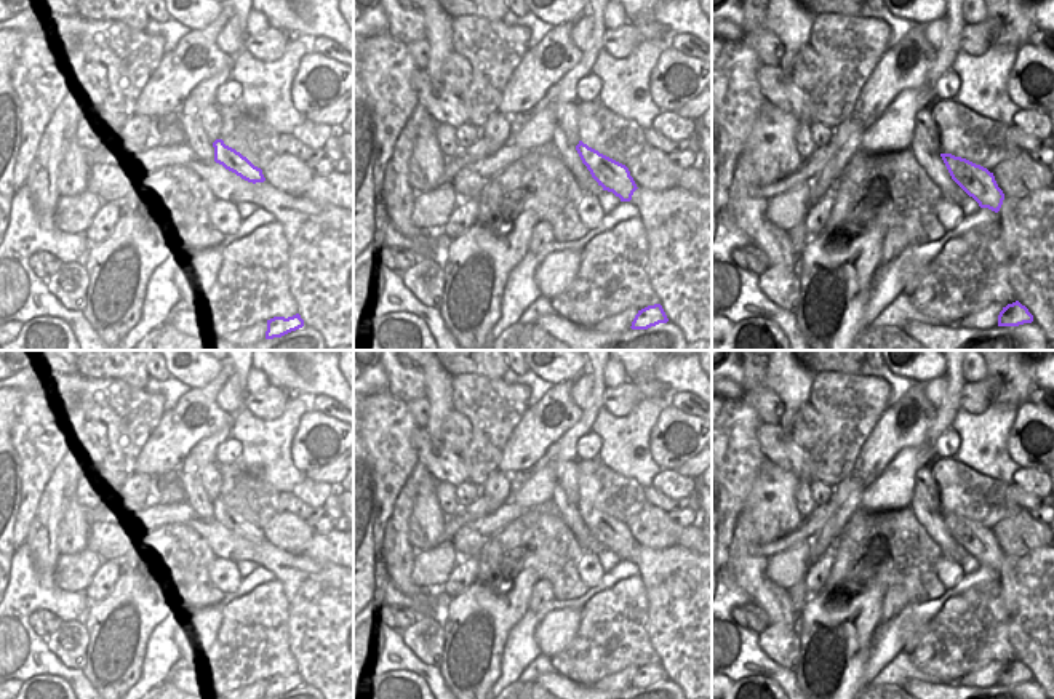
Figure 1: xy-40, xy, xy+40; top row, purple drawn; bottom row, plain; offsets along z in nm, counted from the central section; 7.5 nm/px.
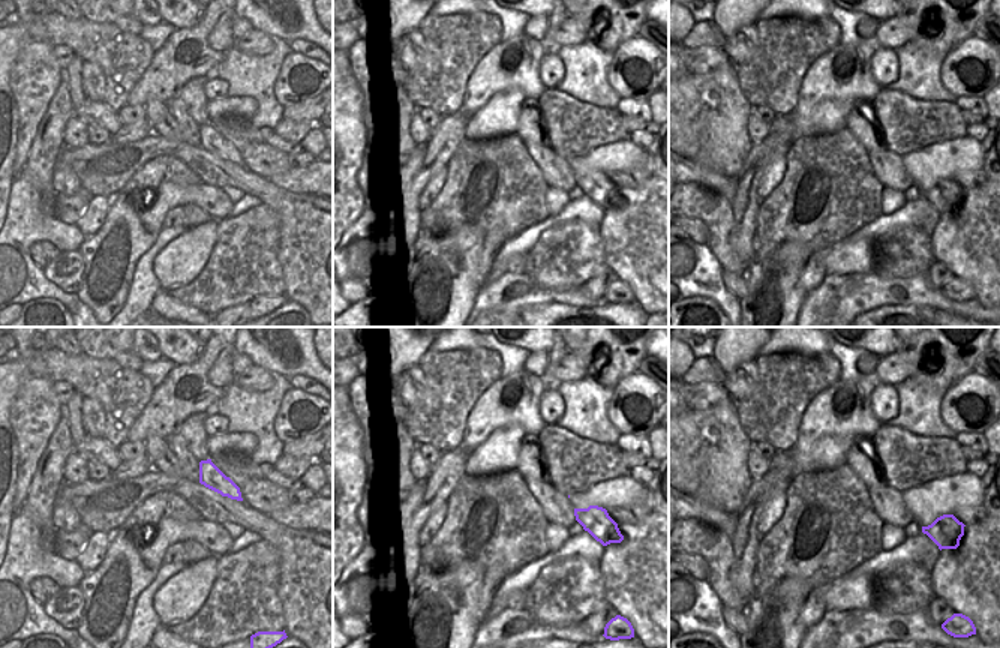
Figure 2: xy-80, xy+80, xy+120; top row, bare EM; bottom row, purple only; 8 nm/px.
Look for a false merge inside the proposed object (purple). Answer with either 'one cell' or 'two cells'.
two cells

